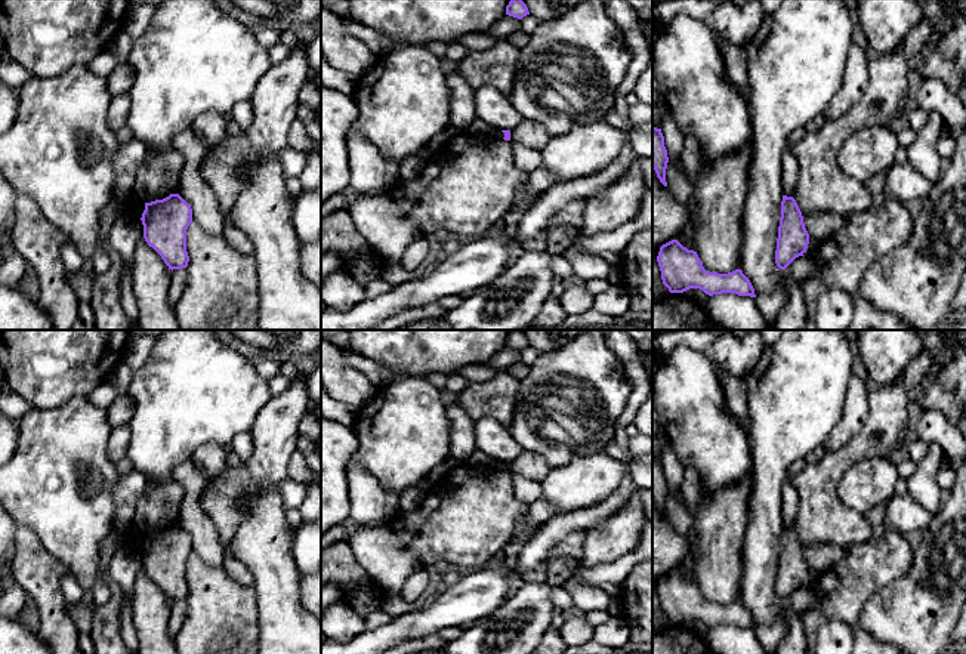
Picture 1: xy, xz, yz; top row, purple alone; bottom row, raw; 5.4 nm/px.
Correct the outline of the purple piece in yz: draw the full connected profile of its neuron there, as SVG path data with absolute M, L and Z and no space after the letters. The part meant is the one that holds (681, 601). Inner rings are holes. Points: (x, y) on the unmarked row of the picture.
M672 571L660 579L657 593L663 616L670 624L700 620L709 627L735 624L756 629L750 611L741 601L728 605L706 602L697 583L688 581L678 571Z

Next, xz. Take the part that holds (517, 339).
M512 330L506 337L506 346L522 351L530 346L527 336L521 330Z

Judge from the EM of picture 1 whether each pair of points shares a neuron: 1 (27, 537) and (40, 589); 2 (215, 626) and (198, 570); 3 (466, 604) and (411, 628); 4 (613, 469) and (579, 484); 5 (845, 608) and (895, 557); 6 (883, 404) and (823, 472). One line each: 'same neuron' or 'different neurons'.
1: same neuron
2: same neuron
3: same neuron
4: same neuron
5: same neuron
6: same neuron

